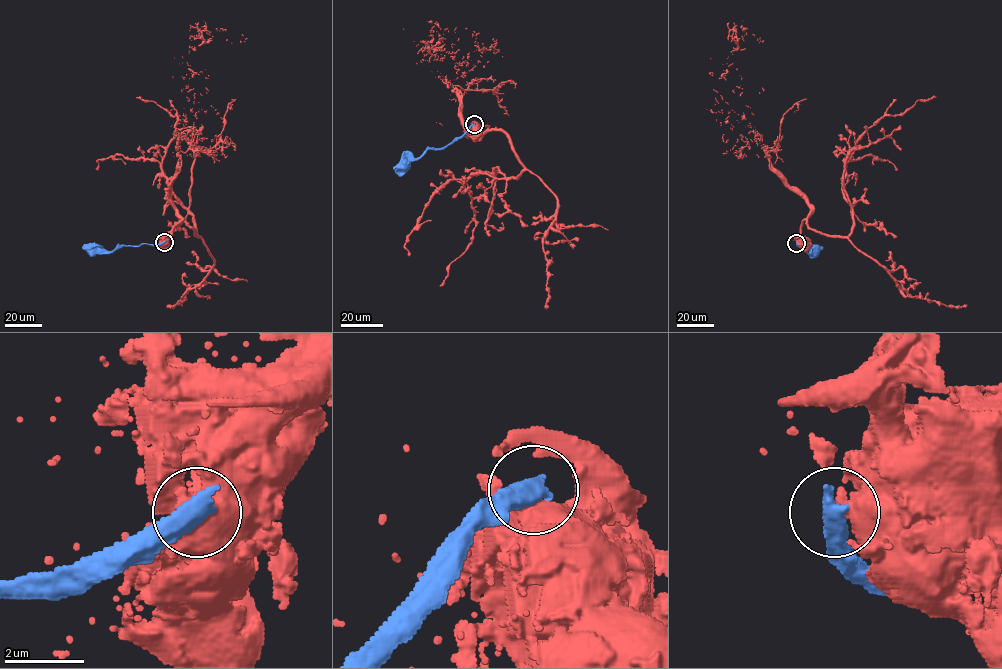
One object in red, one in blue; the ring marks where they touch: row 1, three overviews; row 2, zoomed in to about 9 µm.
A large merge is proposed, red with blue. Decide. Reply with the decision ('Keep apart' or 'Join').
Keep apart

